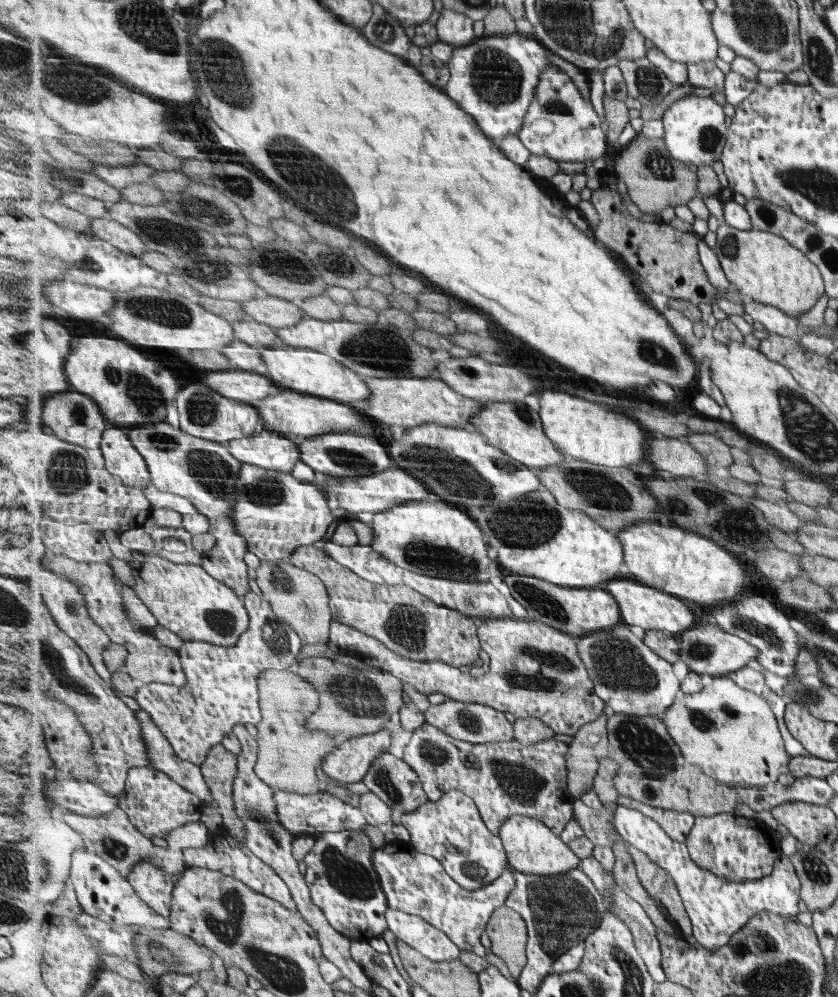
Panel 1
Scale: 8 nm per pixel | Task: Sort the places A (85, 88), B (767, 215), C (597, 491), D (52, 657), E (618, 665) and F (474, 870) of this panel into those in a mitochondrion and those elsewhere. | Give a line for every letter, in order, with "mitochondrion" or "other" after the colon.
A: mitochondrion
B: mitochondrion
C: mitochondrion
D: mitochondrion
E: mitochondrion
F: mitochondrion

